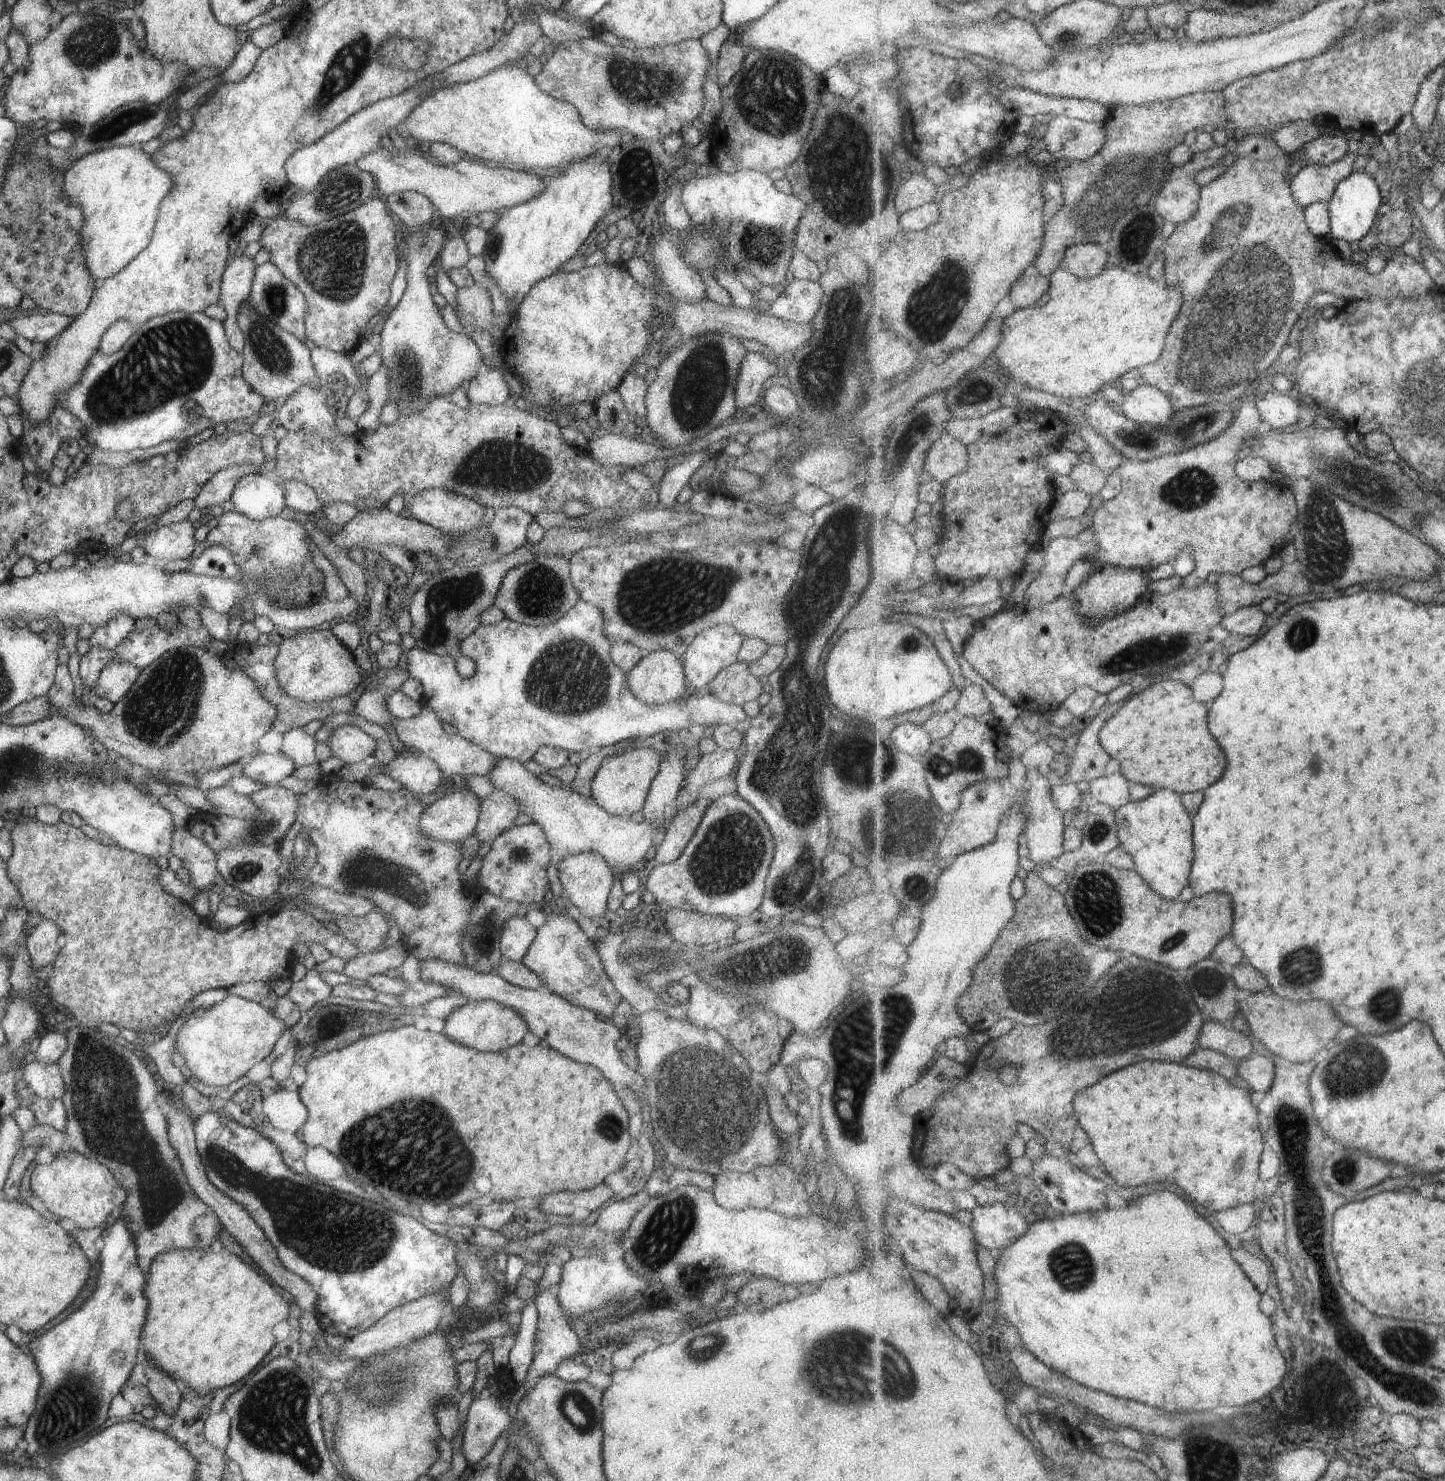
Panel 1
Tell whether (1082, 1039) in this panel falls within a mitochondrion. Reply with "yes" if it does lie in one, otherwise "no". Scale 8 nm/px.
yes

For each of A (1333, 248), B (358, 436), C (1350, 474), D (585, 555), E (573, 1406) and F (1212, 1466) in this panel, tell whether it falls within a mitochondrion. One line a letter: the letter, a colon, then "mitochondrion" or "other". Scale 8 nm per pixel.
A: other
B: other
C: mitochondrion
D: other
E: mitochondrion
F: mitochondrion

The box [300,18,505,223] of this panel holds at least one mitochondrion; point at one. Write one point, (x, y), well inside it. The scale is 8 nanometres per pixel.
(341, 190)

